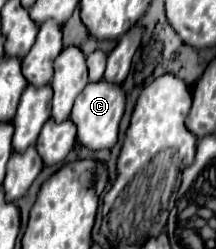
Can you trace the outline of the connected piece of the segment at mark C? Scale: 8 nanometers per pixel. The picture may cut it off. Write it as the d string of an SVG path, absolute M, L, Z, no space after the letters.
M106 81L88 83L86 89L78 95L78 101L74 103L74 109L70 115L70 121L78 129L80 145L84 145L92 151L112 149L118 141L118 127L120 127L120 119L124 115L124 107L126 107L126 97L118 85L106 85Z

